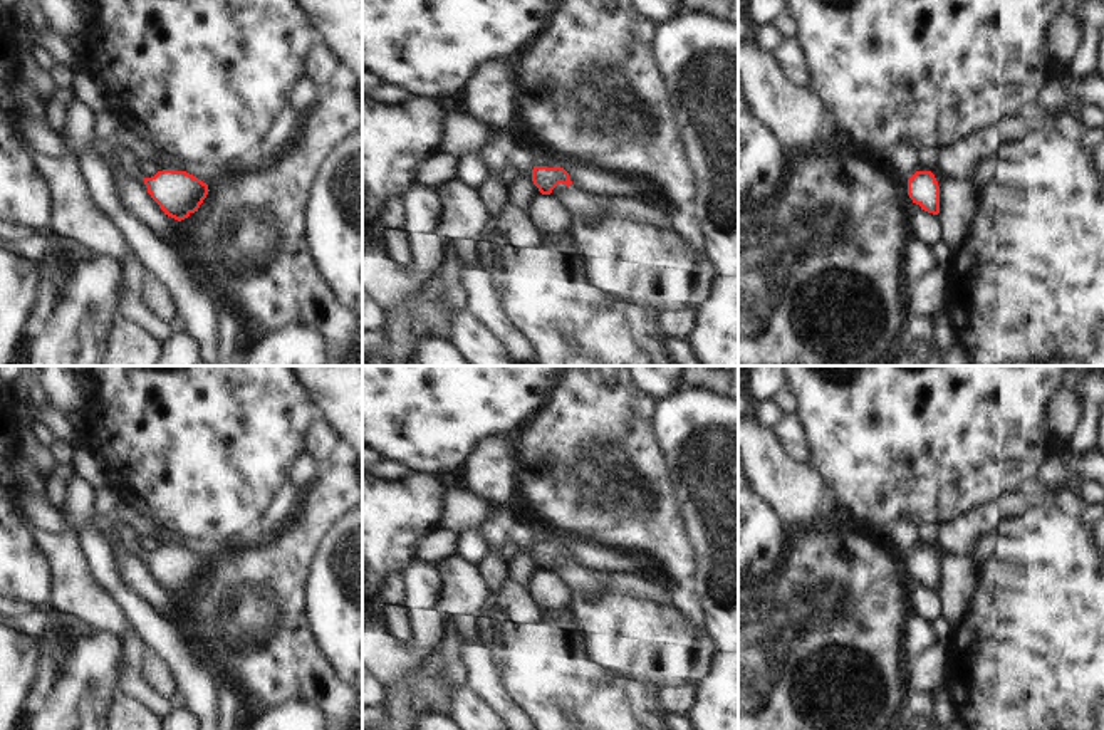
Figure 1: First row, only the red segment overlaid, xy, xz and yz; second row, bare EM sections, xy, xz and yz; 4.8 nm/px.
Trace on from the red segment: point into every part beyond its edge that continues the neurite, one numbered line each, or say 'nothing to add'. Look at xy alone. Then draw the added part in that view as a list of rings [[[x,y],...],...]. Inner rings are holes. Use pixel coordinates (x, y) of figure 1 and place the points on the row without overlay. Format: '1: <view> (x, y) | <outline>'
1: xy (126, 534) | [[[114,519],[112,525],[119,535],[119,542],[131,550],[133,554],[136,554],[143,564],[148,567],[146,561],[144,561],[144,552],[141,550],[139,544],[138,544],[138,535],[134,534],[134,530],[128,525],[124,525],[121,520]]]

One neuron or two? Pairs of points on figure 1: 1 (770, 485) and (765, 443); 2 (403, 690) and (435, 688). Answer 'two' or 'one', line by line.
1: one
2: two

